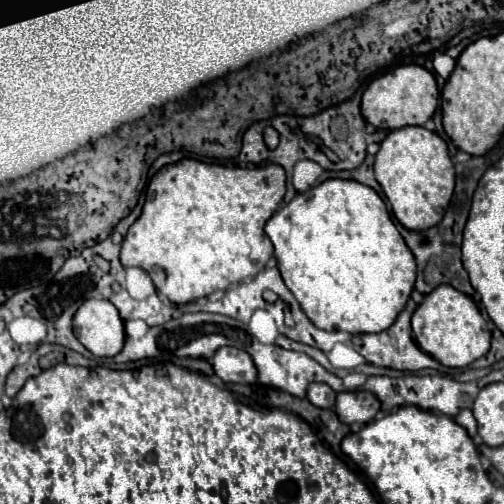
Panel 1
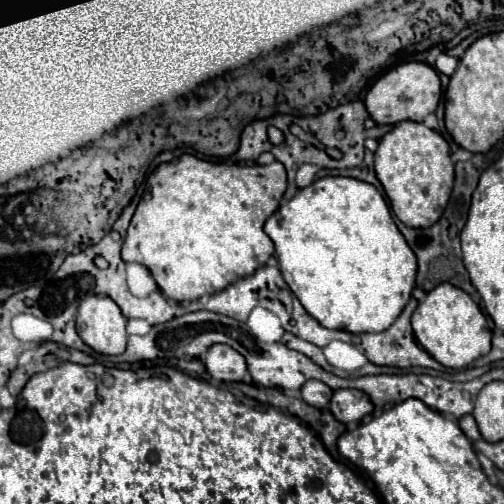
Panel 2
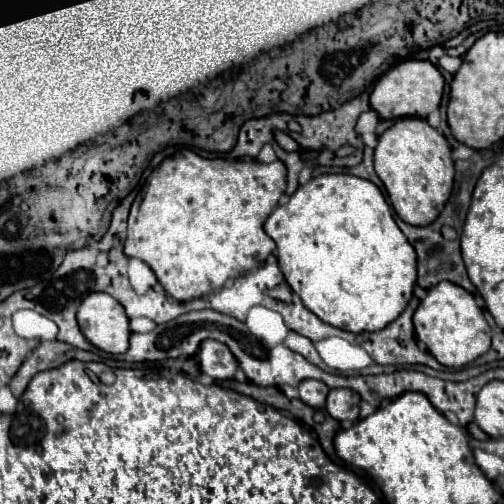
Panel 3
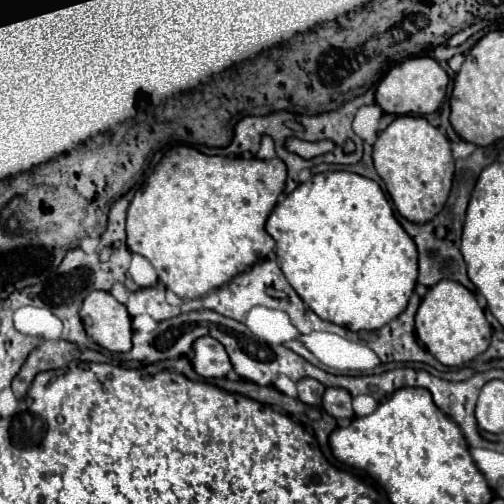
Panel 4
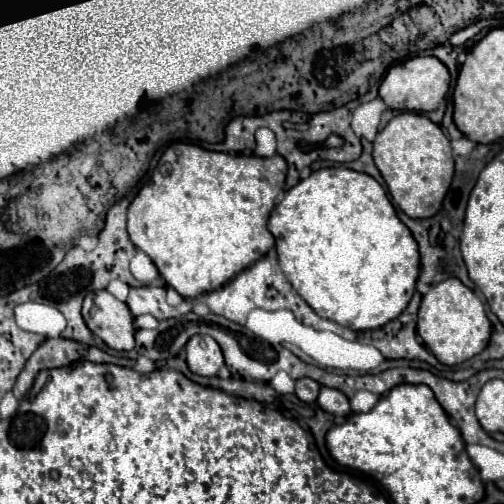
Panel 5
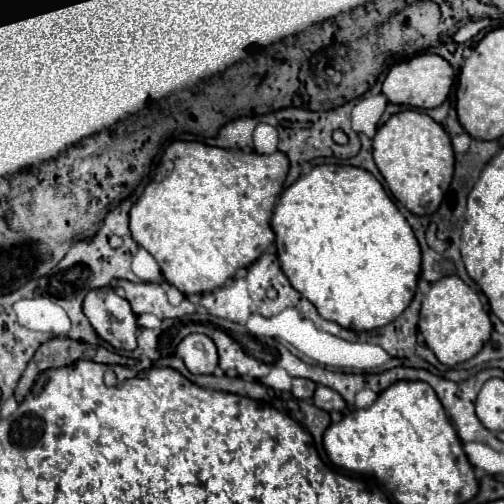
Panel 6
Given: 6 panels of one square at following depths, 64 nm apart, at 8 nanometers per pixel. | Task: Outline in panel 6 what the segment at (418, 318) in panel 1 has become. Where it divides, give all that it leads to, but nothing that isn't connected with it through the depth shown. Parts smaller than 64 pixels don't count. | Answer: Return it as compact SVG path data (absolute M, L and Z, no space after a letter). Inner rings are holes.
M446 276L430 286L420 308L420 334L426 346L446 366L457 366L476 356L490 340L493 331L488 312L484 310L476 292L472 292L458 276Z

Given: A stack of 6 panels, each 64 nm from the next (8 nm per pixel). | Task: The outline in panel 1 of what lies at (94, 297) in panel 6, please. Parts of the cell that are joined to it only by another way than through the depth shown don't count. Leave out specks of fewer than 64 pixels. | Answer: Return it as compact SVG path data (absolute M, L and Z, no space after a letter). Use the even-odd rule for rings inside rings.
M86 300L74 316L74 334L98 358L116 356L124 346L124 322L108 300Z

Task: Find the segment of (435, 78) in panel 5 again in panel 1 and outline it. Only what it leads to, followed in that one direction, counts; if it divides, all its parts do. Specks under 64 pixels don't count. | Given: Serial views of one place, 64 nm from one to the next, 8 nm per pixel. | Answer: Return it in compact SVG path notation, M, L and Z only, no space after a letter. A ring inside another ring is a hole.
M400 66L376 80L362 94L360 112L368 124L378 130L396 130L404 126L424 126L438 106L438 84L422 66Z

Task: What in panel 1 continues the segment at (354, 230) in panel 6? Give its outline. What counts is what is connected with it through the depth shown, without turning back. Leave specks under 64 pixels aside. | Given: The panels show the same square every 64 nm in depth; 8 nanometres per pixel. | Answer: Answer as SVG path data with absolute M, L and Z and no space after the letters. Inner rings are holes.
M326 180L282 206L268 222L266 234L274 244L274 256L284 284L296 296L302 312L320 330L370 334L390 328L406 306L416 280L416 262L404 238L396 230L386 204L370 188L354 180Z

